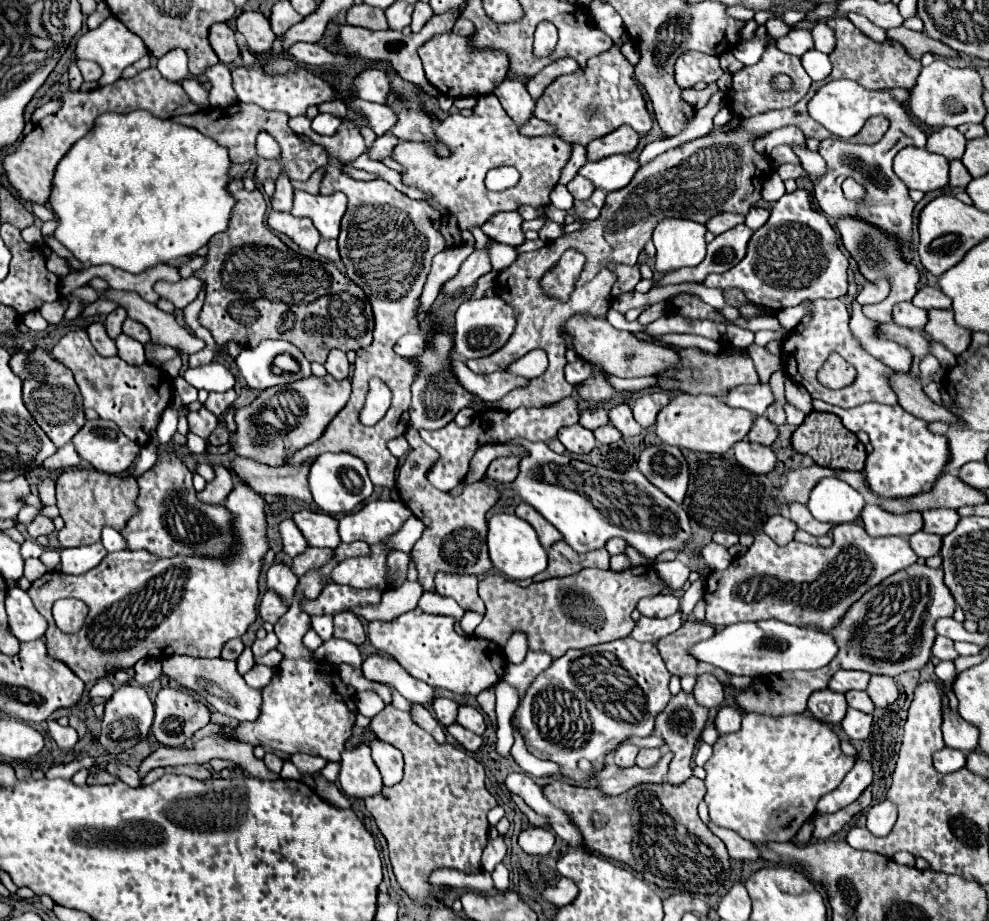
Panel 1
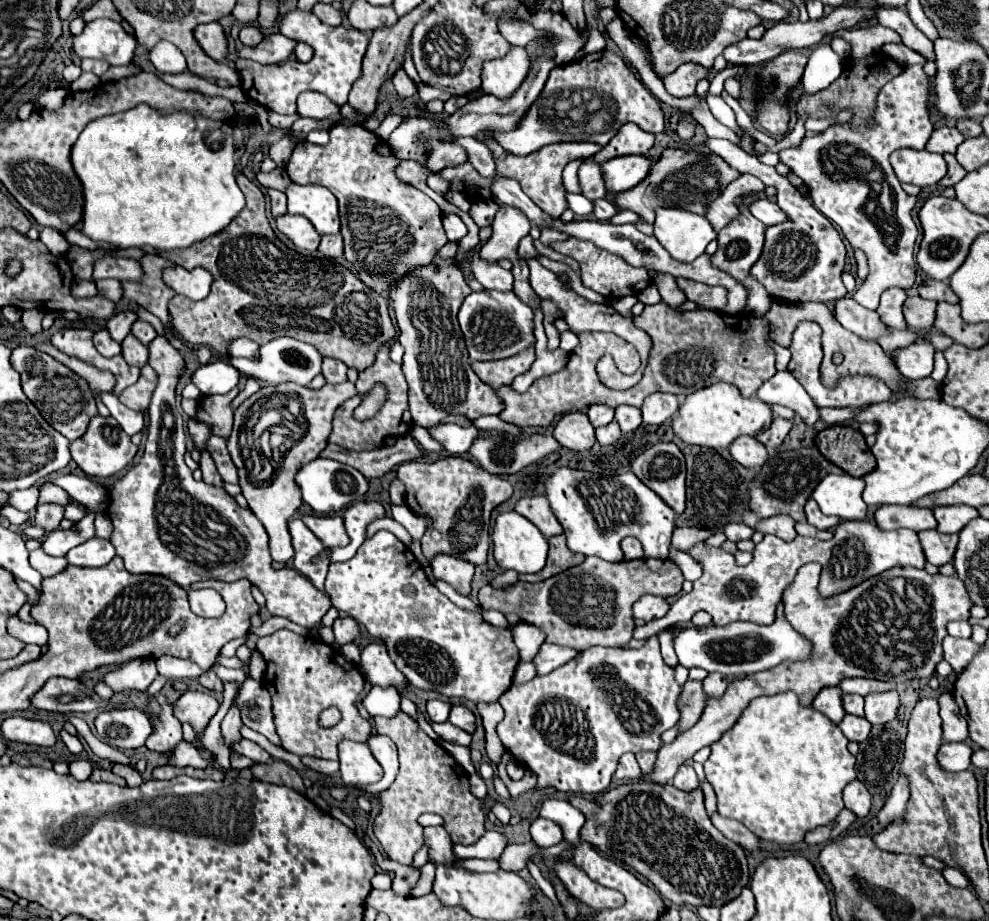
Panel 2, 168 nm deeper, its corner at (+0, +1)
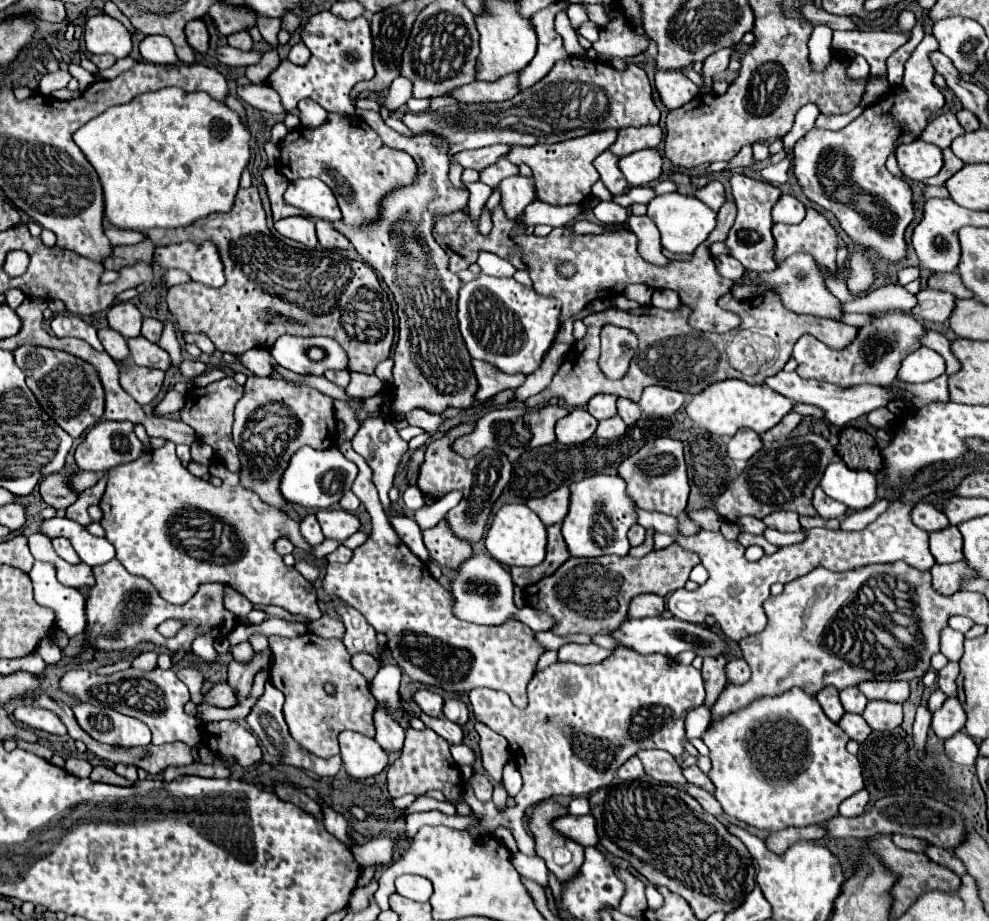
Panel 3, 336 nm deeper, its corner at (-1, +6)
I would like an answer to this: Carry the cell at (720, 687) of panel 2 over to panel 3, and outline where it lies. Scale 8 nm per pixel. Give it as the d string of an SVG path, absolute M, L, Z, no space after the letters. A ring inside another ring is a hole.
M731 660L725 666L725 674L727 674L727 682L745 684L749 680L749 666L745 660Z

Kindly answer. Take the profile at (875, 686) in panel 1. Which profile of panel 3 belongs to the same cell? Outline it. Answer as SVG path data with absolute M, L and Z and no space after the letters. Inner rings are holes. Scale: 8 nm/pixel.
M869 700L867 708L863 712L863 718L873 730L885 732L893 730L903 720L903 708L897 702L885 702L885 700Z

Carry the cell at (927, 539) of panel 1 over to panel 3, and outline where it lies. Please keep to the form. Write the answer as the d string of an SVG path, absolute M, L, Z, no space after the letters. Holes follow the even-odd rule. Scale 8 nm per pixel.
M953 526L929 534L931 554L939 564L951 564L963 560L963 538L961 532Z

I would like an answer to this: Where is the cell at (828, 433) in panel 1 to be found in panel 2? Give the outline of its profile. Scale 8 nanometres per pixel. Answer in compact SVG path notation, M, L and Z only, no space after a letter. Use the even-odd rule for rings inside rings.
M834 425L820 431L816 445L828 461L842 467L852 477L864 477L876 467L864 435L850 425Z

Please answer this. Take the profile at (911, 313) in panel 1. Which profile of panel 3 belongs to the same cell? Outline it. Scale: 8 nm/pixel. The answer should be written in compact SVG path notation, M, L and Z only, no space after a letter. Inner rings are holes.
M925 288L917 294L917 306L911 310L911 314L921 322L941 324L949 318L953 306L955 306L953 294Z

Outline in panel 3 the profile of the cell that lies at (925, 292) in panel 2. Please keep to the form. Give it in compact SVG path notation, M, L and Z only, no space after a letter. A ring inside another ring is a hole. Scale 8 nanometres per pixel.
M957 272L953 274L931 274L929 276L929 288L933 290L943 290L943 292L951 292L955 298L973 298L973 292L967 290L959 278Z

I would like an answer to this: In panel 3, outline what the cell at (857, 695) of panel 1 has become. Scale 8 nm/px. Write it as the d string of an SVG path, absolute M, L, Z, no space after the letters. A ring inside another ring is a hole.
M853 686L853 688L845 688L845 690L841 690L839 696L841 696L841 704L843 704L845 712L863 714L865 704L867 704L867 698L865 698L865 694L861 694L855 686Z

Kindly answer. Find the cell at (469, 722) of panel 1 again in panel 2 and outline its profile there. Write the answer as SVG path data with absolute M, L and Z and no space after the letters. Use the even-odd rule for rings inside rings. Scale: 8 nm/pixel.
M454 705L452 711L450 711L450 719L448 719L448 721L450 721L452 725L464 729L466 733L474 733L474 721L476 721L476 717L474 717L474 713L472 713L468 707L464 707L464 705Z

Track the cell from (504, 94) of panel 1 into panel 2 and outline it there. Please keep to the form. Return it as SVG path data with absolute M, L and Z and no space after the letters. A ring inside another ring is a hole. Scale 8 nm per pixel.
M512 47L504 57L488 59L482 67L482 87L500 99L510 97L526 79L530 55L524 47Z

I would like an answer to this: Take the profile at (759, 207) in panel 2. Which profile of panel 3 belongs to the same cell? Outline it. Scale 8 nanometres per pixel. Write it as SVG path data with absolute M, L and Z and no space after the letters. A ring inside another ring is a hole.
M783 194L773 210L771 210L771 216L773 216L773 222L785 222L785 224L799 224L805 216L805 206L803 202L799 202L797 198L793 196L787 196Z

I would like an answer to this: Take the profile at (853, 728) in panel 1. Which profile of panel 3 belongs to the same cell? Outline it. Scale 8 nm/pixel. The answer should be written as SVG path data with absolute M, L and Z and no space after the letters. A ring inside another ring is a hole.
M843 714L843 718L839 720L839 726L843 728L843 732L851 738L851 740L857 740L859 744L869 736L871 732L871 726L863 720L863 716L857 716L857 714Z

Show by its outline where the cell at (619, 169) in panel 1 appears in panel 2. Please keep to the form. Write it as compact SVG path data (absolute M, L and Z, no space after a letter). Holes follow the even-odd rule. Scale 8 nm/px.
M624 155L610 159L602 165L604 181L608 191L622 193L636 187L640 181L646 179L652 161L644 155Z

